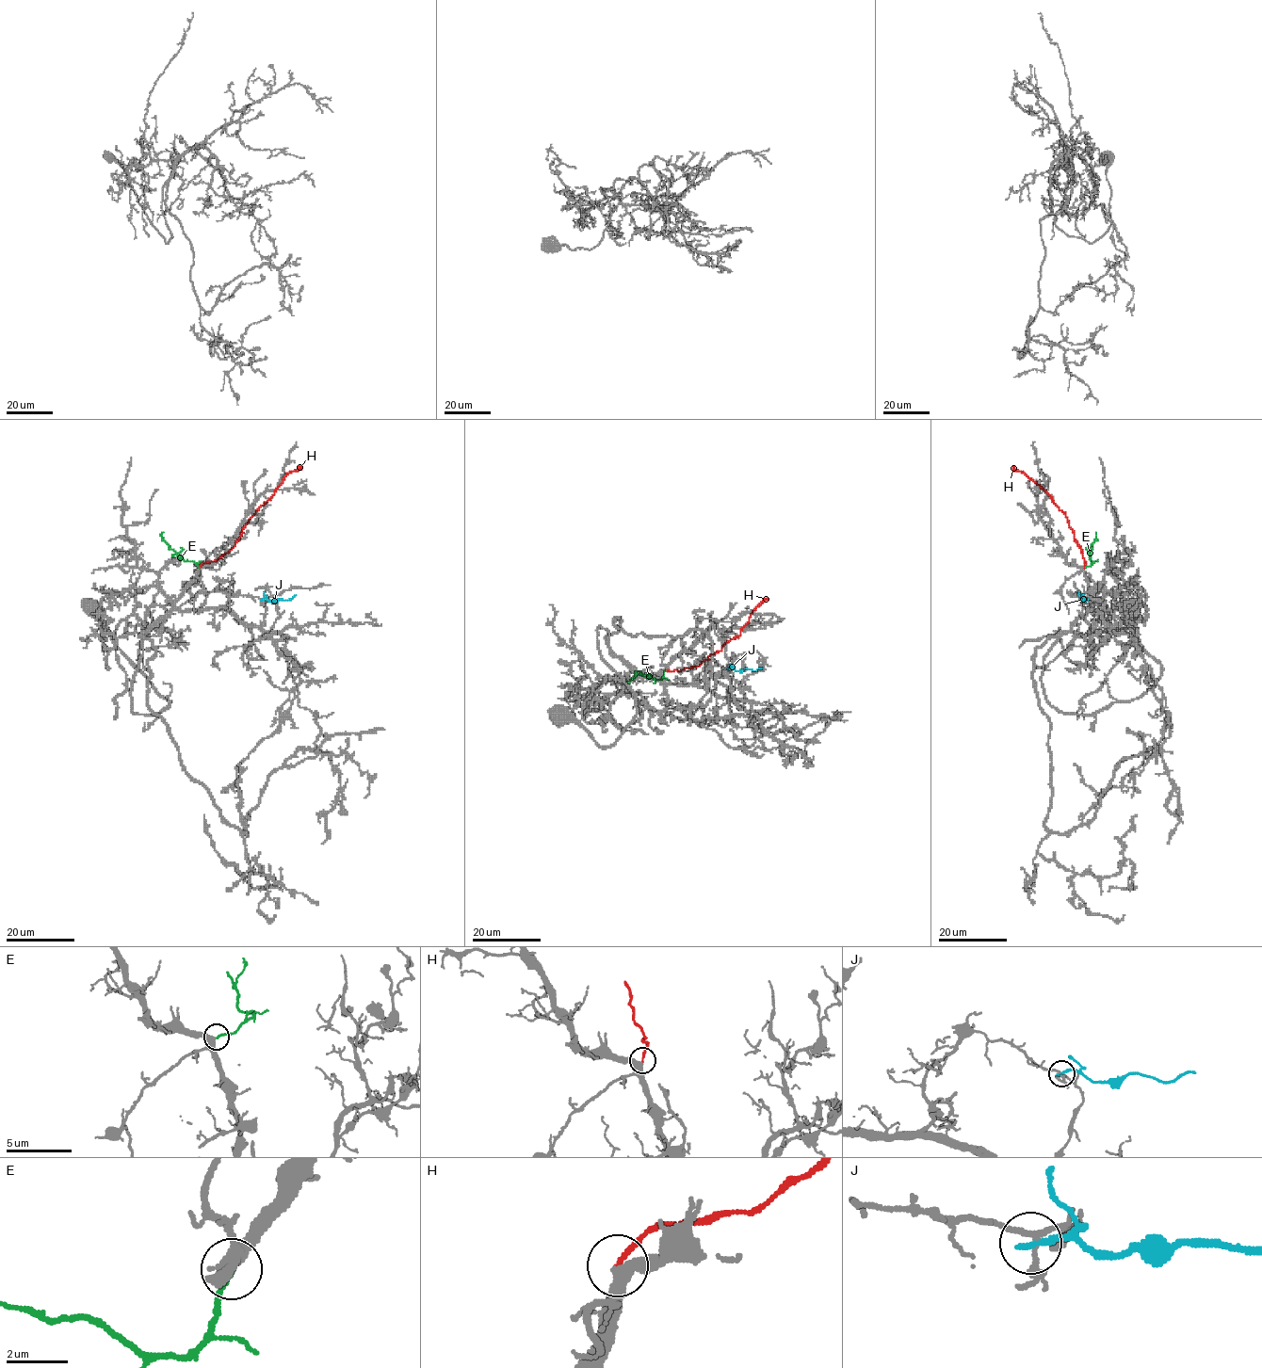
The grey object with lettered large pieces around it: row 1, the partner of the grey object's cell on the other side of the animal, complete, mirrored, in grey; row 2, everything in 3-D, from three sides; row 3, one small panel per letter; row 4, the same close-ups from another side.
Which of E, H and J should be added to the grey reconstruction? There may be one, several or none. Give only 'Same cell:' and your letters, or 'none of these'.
Same cell: E

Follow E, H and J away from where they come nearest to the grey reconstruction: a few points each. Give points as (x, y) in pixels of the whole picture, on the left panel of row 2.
E: (199, 568), (193, 561), (183, 559), (170, 549), (162, 538), (163, 533)
H: (200, 567), (220, 557), (232, 548), (245, 523), (273, 494), (283, 477), (301, 467)
J: (262, 600), (290, 600), (297, 595)

